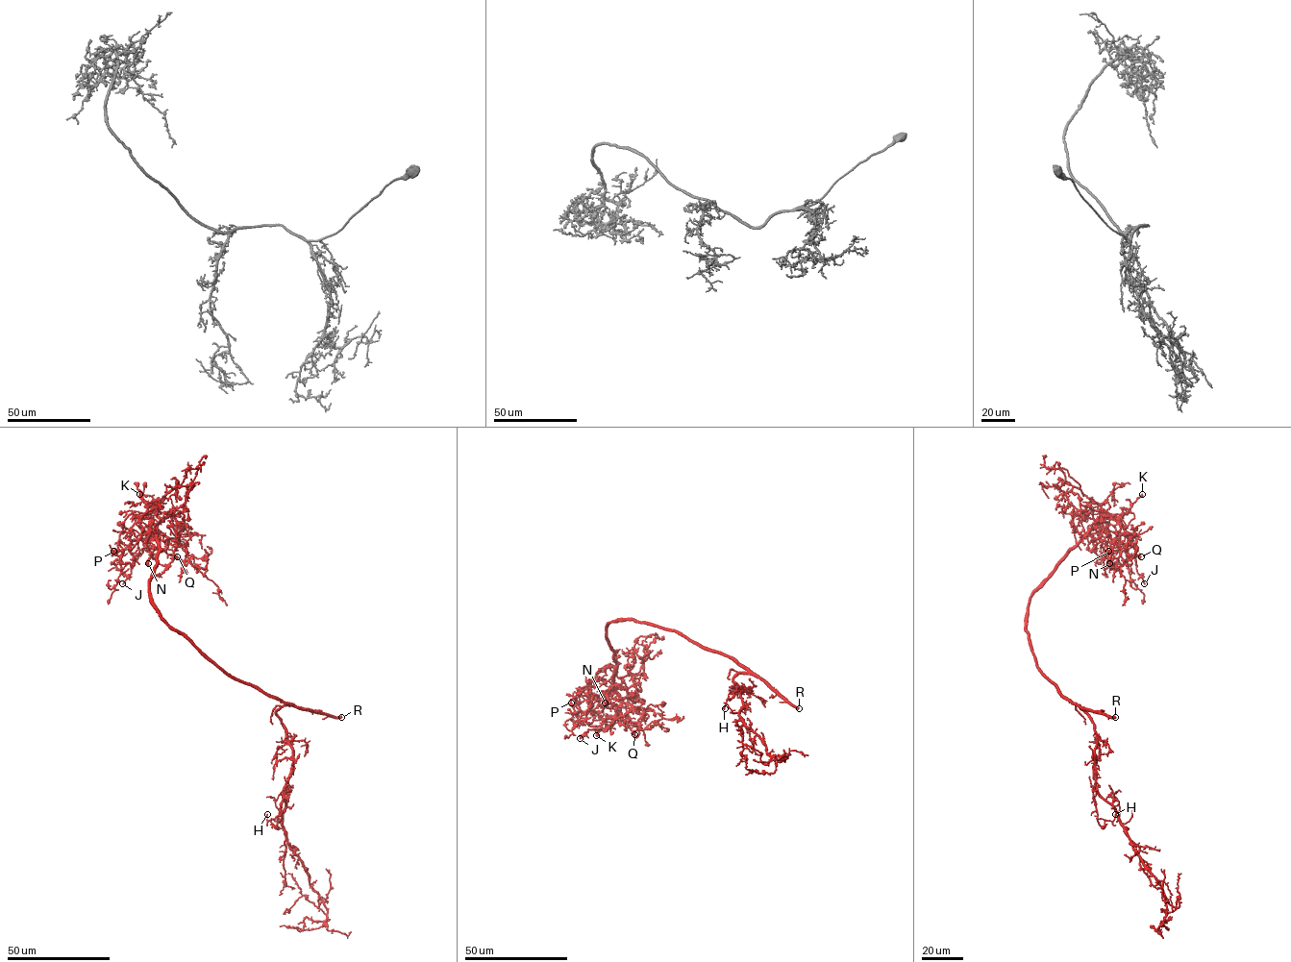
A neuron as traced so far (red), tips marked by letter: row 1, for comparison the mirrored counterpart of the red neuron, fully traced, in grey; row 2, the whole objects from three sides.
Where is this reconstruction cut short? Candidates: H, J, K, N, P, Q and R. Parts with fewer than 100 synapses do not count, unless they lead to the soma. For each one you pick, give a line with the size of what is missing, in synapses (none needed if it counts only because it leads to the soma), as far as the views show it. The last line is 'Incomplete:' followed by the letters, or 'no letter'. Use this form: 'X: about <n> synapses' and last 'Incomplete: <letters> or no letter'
R: about 800 synapses
Incomplete: R

